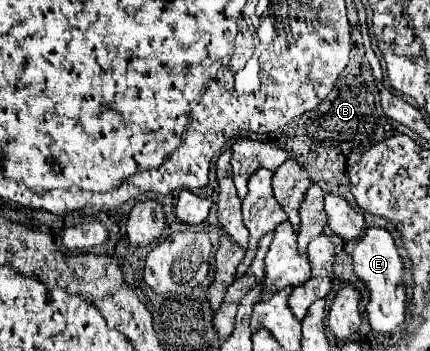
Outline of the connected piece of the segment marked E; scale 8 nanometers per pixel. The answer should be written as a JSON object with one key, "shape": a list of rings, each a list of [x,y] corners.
{"shape":[[[371,227],[353,249],[353,269],[369,287],[367,317],[373,331],[393,331],[405,321],[407,291],[403,281],[403,257],[399,255],[397,243],[385,227]]]}

